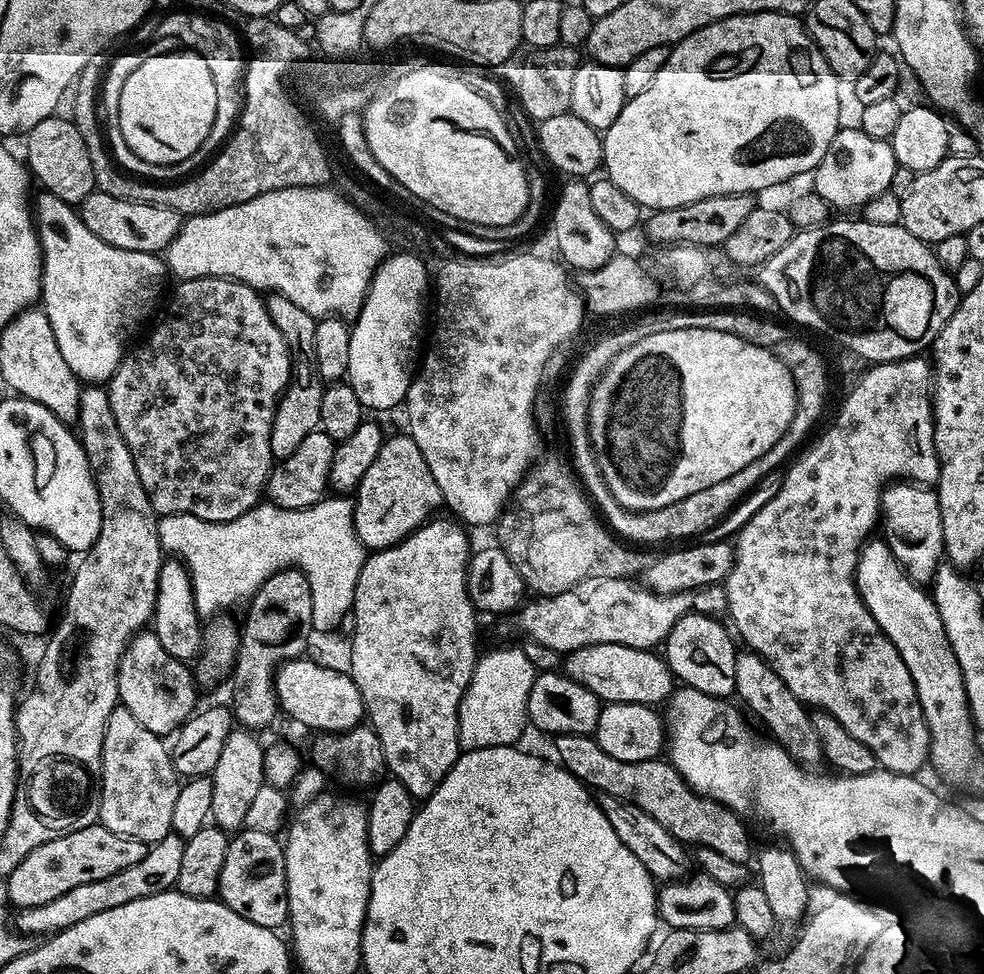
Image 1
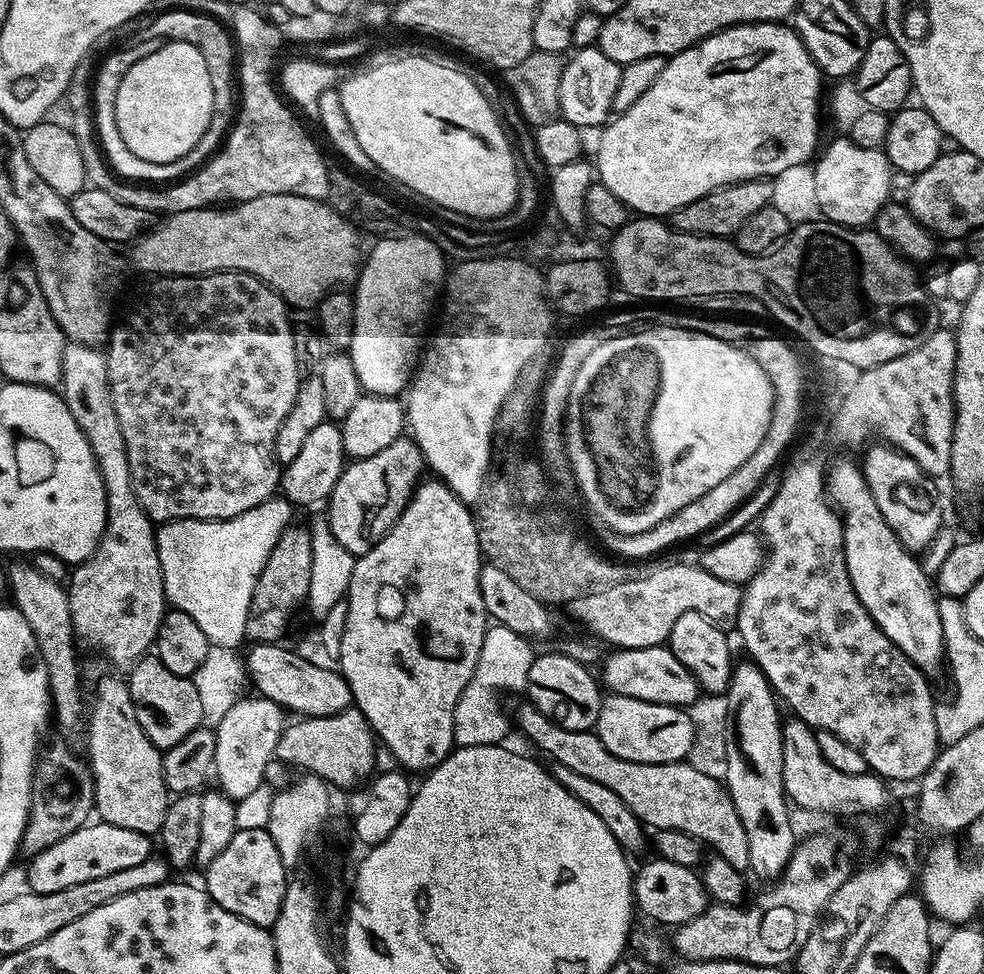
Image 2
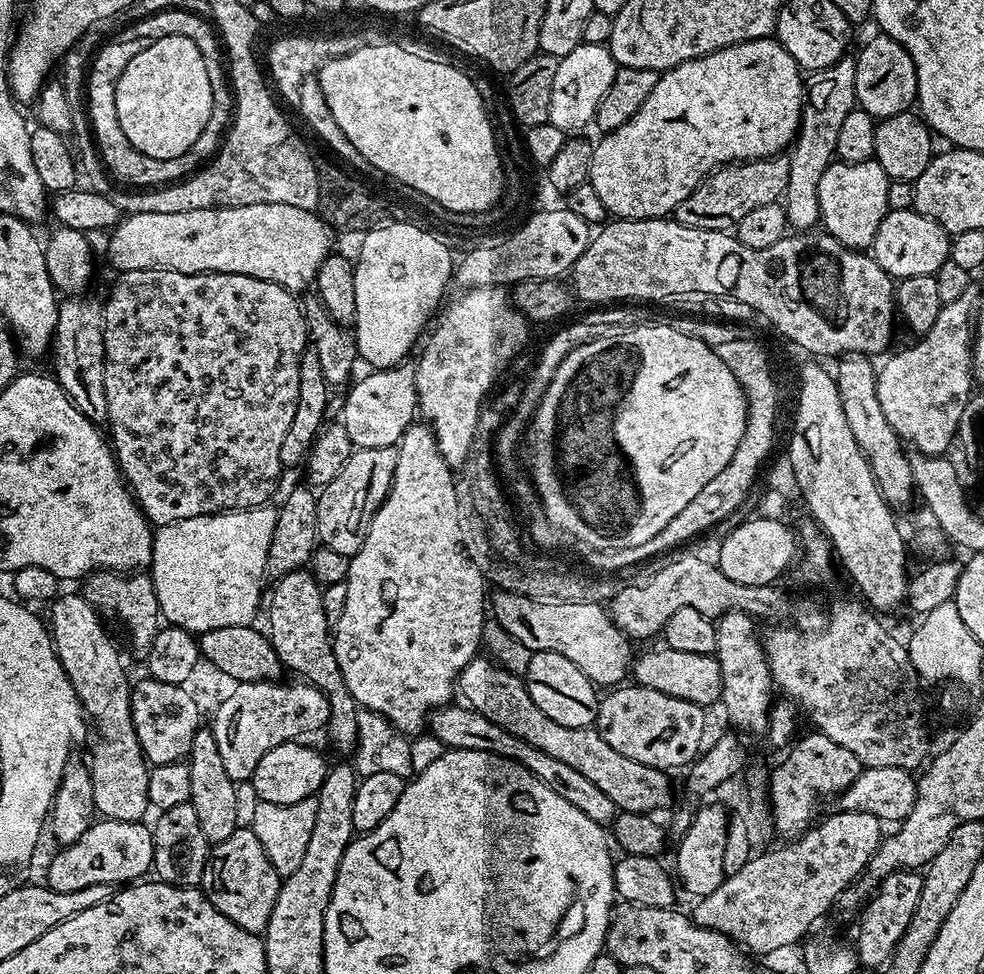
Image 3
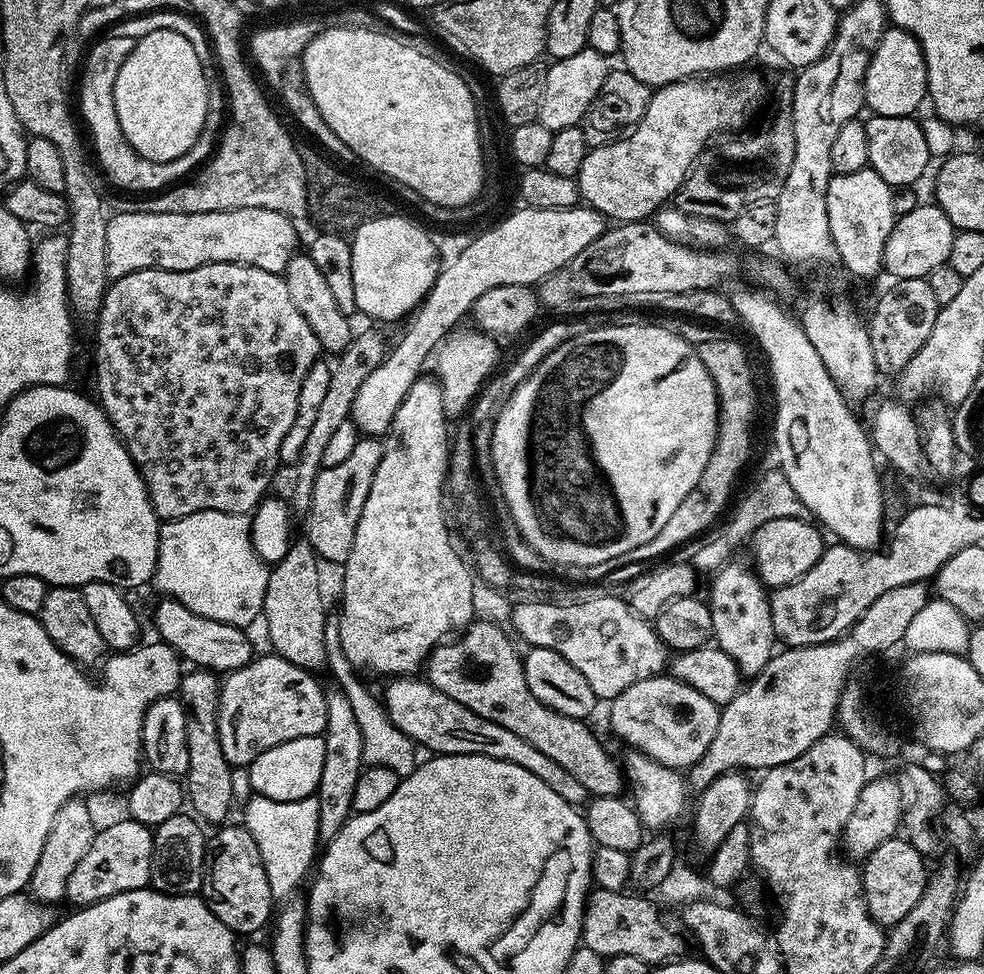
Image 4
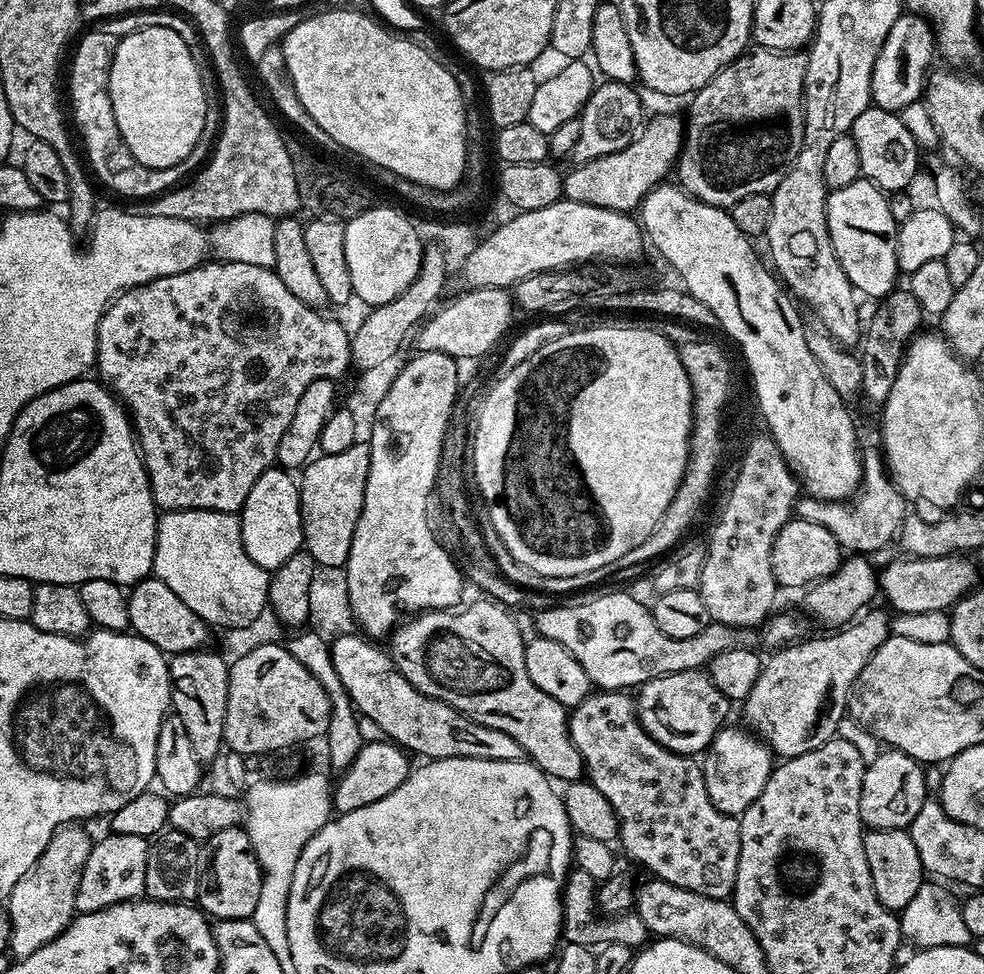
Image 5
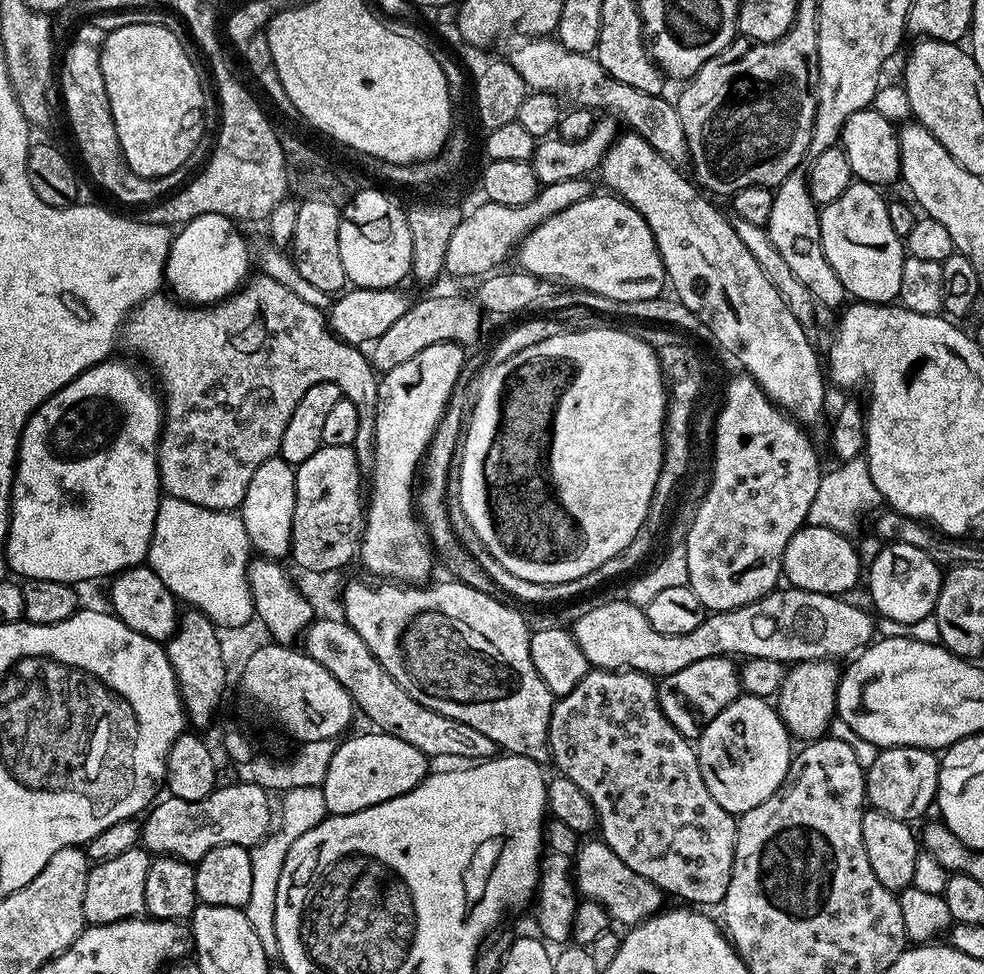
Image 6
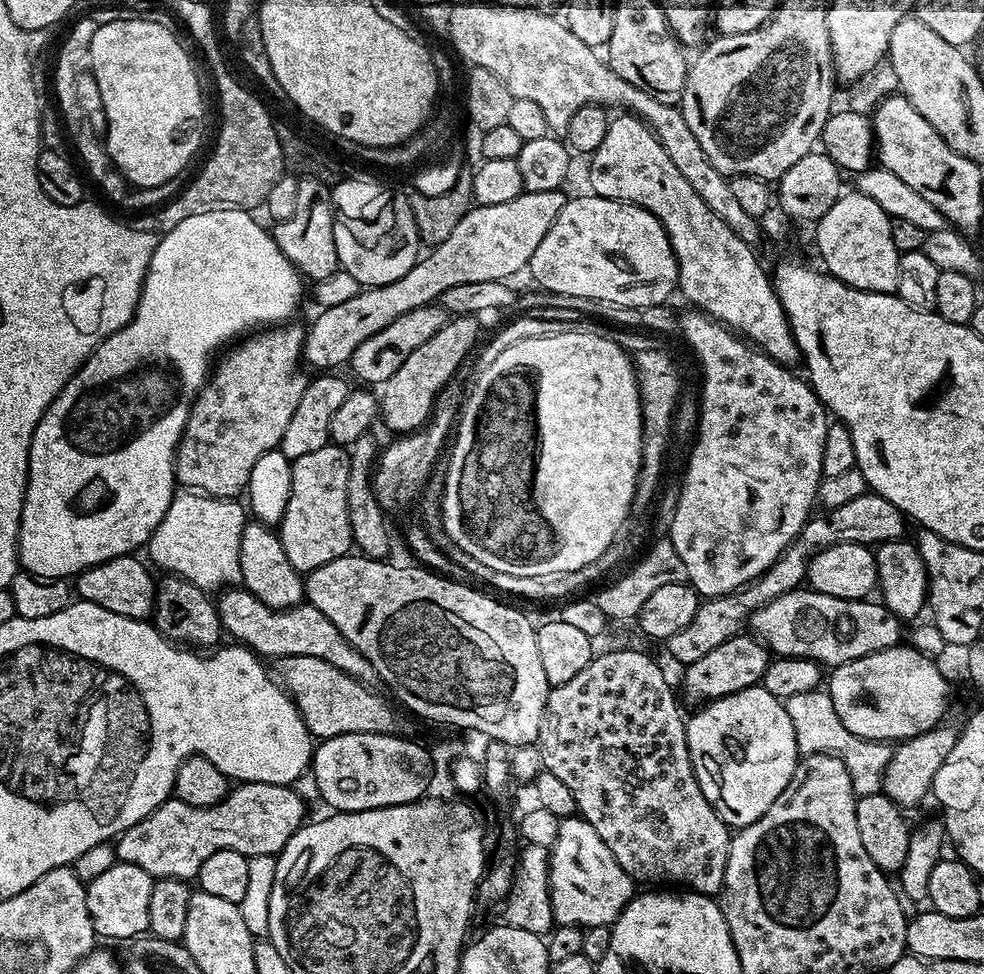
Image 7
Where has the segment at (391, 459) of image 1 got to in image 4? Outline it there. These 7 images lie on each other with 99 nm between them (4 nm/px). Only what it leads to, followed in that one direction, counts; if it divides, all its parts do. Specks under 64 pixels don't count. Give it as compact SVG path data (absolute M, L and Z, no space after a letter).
M361 438L343 462L338 466L321 467L314 482L314 494L310 498L310 510L306 513L308 520L307 542L322 559L331 562L348 563L348 555L354 546L358 518L362 506L366 506L366 494L370 494L370 482L382 462L384 445L376 438Z

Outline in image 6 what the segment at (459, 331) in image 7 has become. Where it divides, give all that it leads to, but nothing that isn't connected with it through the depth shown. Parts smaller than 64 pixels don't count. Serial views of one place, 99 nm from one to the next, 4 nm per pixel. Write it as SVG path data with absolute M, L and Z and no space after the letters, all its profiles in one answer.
M438 342L438 346L426 346L426 350L418 350L414 358L402 362L402 366L394 366L394 370L379 377L376 445L374 462L370 469L372 493L369 496L367 493L366 496L364 538L360 541L358 553L359 563L364 563L376 575L373 577L403 582L408 586L419 585L431 577L428 575L432 572L434 552L429 541L422 535L422 525L414 507L414 489L418 484L418 469L428 451L428 443L431 442L434 430L446 410L450 394L456 389L456 379L464 369L465 359L466 352L461 345L454 342Z

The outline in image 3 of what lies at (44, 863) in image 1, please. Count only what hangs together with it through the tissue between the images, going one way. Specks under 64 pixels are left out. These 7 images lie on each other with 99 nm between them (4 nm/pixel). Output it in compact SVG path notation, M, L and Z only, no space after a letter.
M107 818L97 819L88 825L86 834L82 834L73 844L65 844L61 852L48 864L47 887L55 892L86 890L86 886L111 884L128 886L139 881L147 872L153 871L154 842L152 829L147 823L135 820L122 822Z

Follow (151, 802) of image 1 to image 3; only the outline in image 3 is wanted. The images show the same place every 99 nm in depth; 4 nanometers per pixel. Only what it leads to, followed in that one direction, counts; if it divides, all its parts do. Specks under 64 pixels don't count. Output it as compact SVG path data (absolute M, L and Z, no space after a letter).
M83 594L76 596L57 595L51 601L52 608L46 615L46 628L52 637L52 647L56 657L62 662L62 670L66 670L66 678L70 678L70 686L74 686L74 694L78 702L84 707L85 717L96 727L96 736L100 741L92 748L90 771L94 786L94 802L96 812L101 817L122 822L143 821L144 815L150 812L148 803L148 773L150 765L144 759L144 751L136 737L134 722L132 721L132 684L128 680L128 672L124 669L124 660L116 649L110 633L104 629L105 621L101 613Z

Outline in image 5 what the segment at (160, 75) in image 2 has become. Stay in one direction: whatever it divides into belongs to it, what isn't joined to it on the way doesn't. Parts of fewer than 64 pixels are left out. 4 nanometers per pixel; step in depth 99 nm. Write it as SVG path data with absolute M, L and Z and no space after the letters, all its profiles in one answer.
M166 26L138 28L117 39L110 66L110 102L126 146L138 162L150 168L168 168L182 162L194 150L206 126L206 94L198 66L186 42Z

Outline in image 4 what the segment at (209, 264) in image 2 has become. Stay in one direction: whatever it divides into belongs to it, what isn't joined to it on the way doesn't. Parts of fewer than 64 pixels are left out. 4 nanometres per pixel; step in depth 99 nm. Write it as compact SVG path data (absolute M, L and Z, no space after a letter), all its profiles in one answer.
M261 208L214 214L116 212L109 219L106 230L108 275L115 278L143 268L185 272L207 264L249 264L283 273L298 252L296 228L287 216Z

